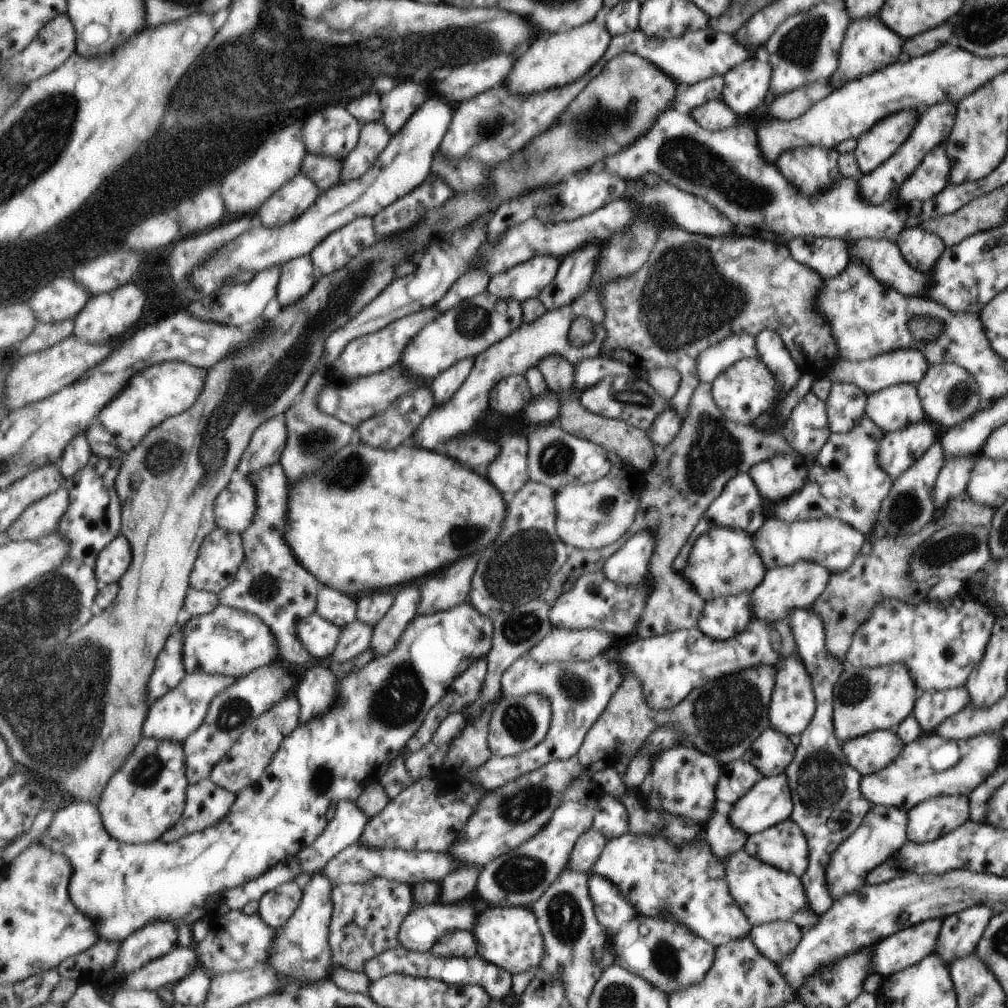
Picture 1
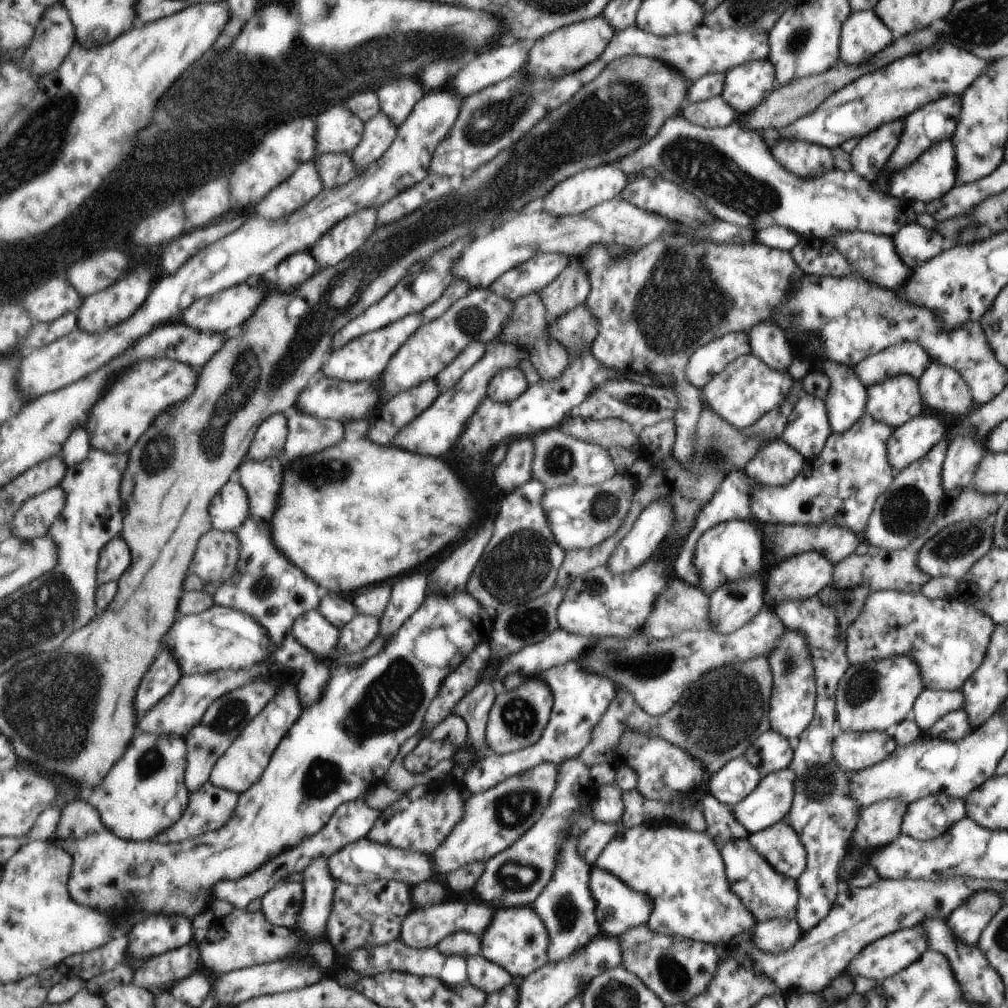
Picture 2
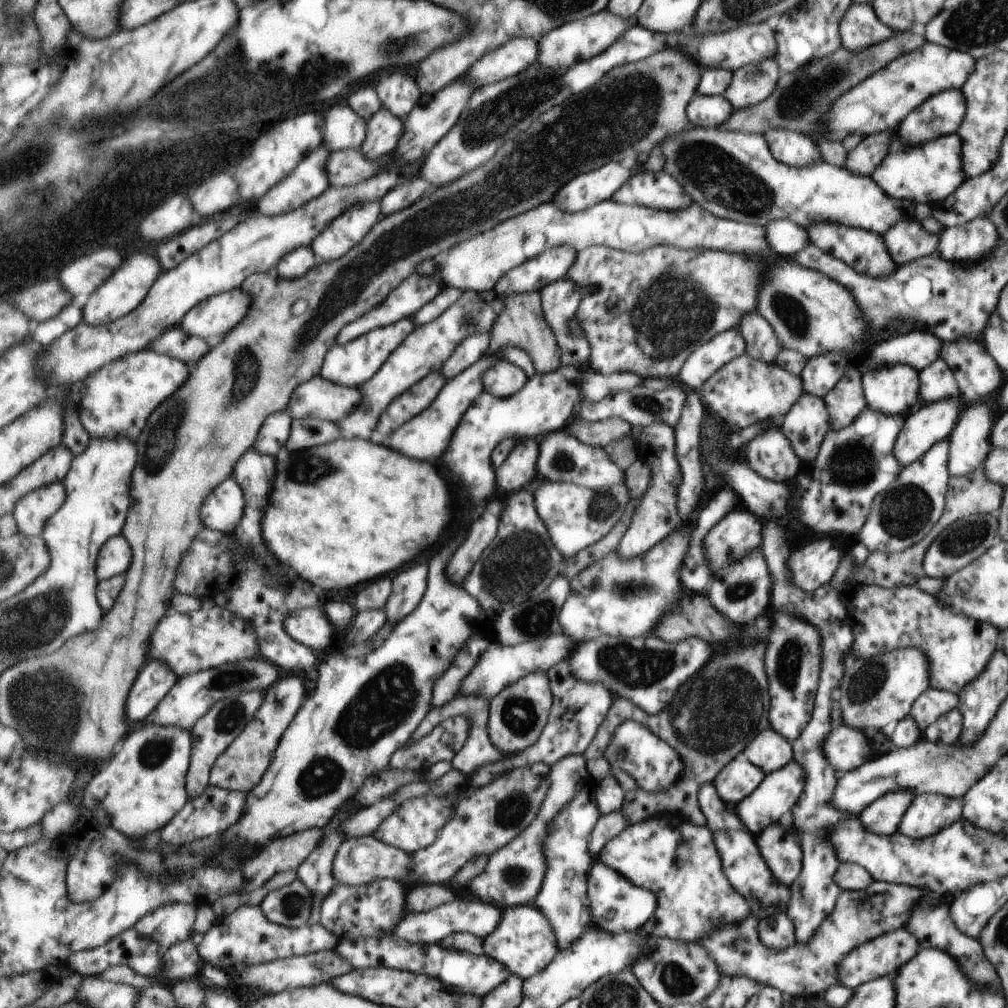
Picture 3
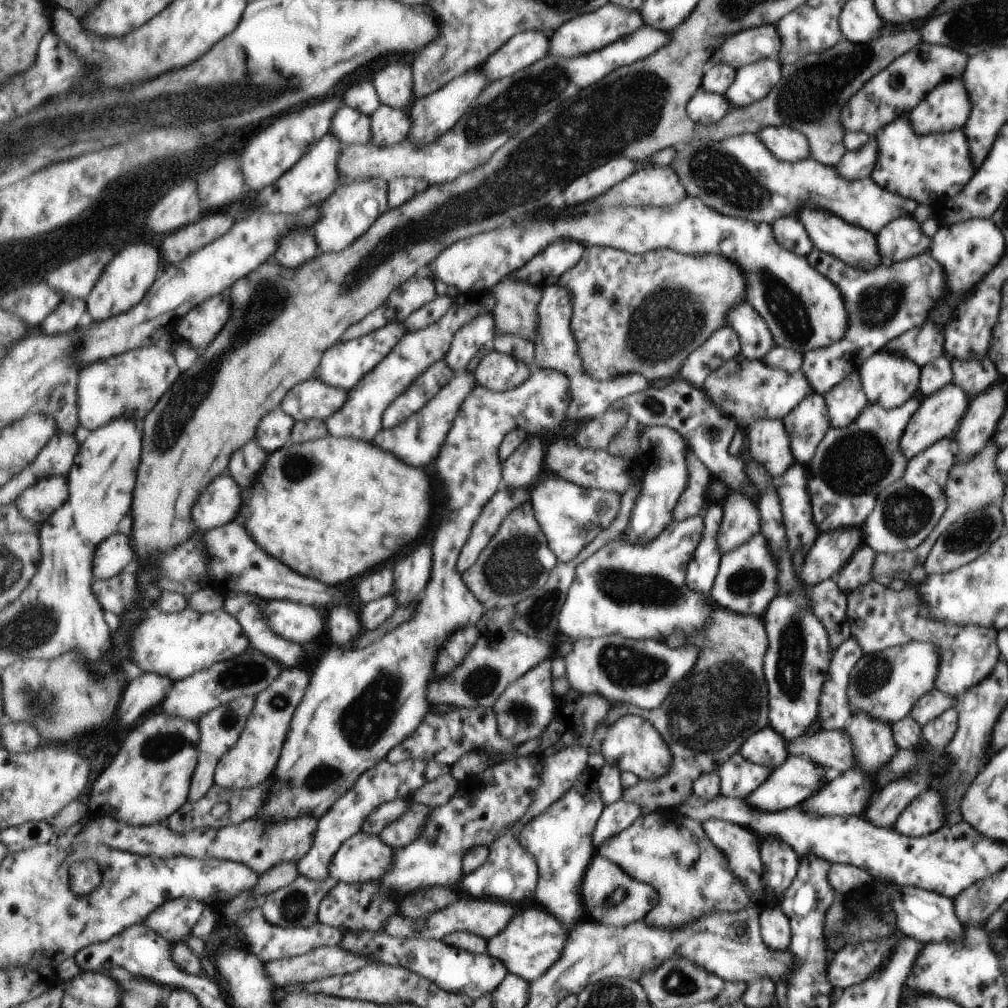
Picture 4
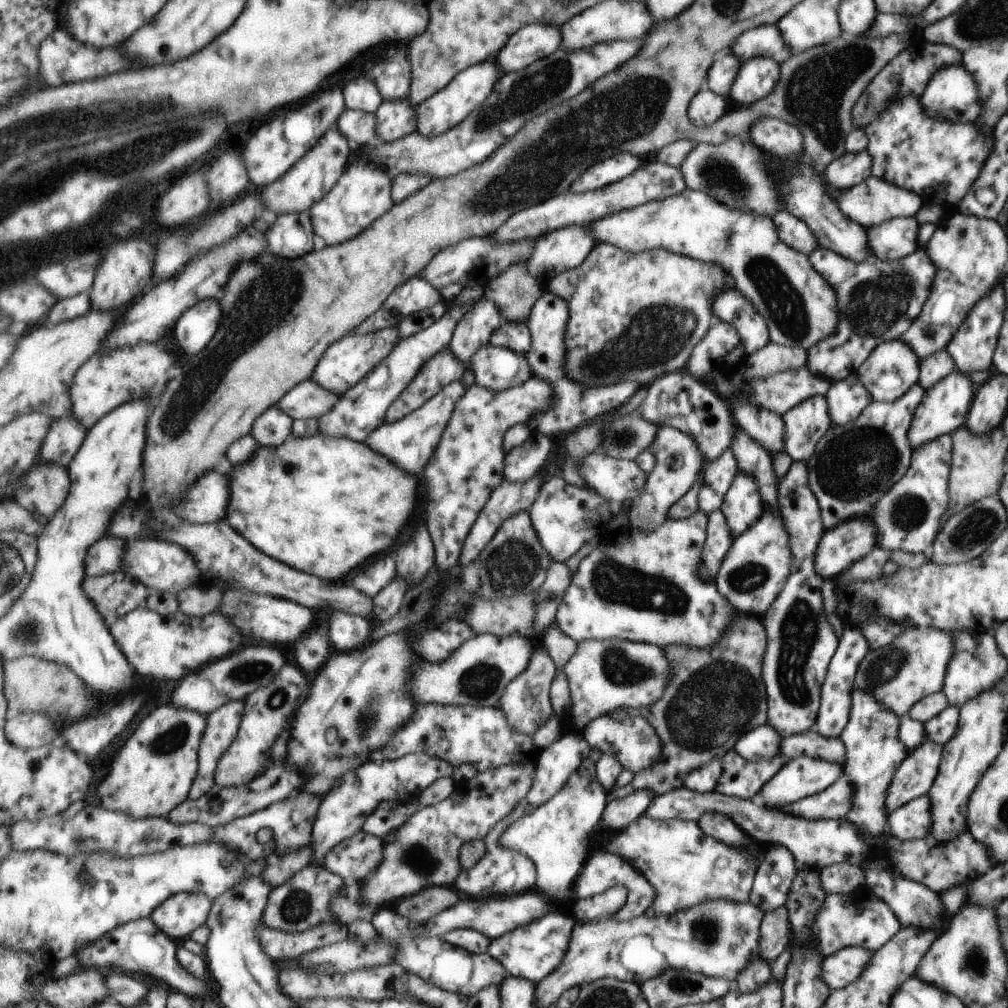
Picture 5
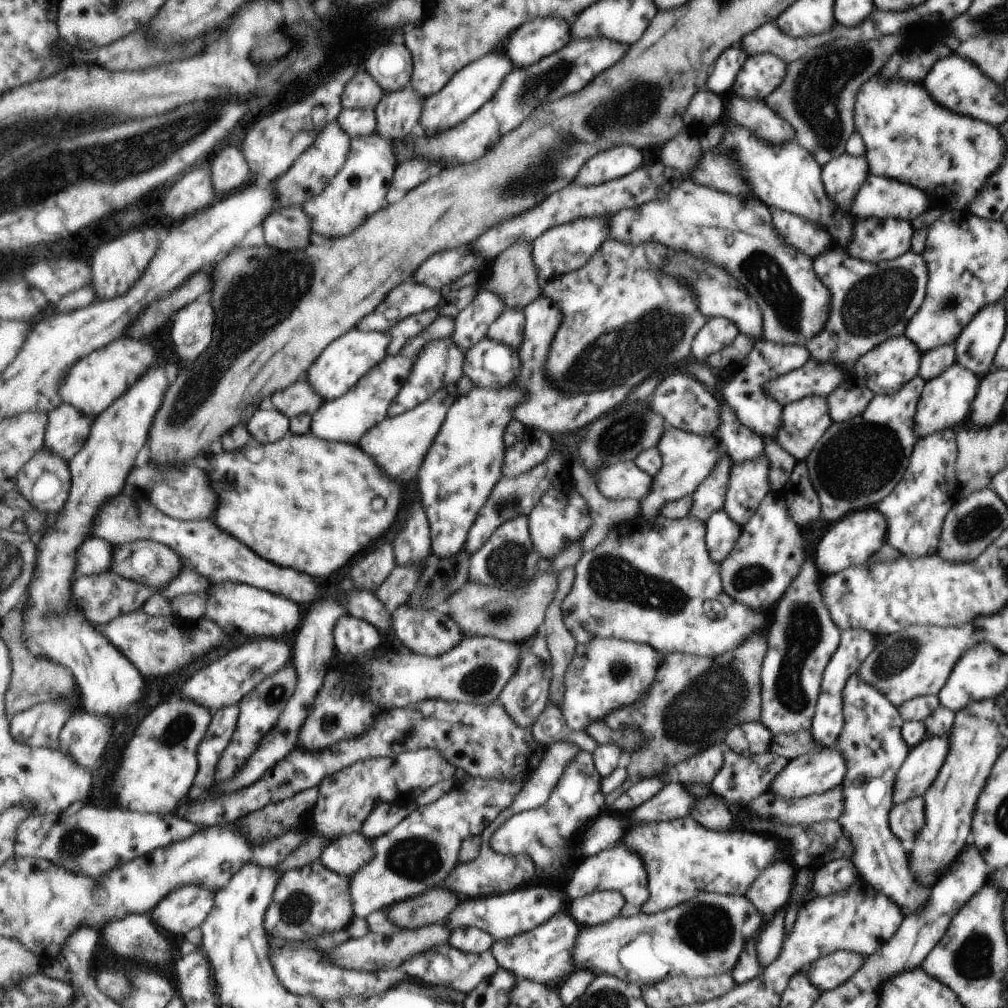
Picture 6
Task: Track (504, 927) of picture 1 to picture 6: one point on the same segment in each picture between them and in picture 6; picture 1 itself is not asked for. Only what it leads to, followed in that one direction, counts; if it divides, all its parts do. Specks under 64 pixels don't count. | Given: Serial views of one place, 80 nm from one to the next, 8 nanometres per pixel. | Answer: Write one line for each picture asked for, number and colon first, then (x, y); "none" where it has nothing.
2: (518, 940)
3: (526, 942)
4: (529, 946)
5: (533, 952)
6: (545, 954)

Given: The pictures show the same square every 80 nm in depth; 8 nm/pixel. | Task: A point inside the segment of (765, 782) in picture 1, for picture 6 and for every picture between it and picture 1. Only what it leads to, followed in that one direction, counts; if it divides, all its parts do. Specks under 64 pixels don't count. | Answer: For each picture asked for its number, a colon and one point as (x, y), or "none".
2: (770, 802)
3: (779, 792)
4: (787, 786)
5: (799, 777)
6: (810, 774)

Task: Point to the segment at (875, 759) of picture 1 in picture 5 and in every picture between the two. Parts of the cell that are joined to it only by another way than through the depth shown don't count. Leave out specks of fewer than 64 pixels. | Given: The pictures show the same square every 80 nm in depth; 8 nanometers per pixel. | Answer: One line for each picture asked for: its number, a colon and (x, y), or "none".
2: (854, 751)
3: (845, 748)
4: (833, 750)
5: (809, 743)

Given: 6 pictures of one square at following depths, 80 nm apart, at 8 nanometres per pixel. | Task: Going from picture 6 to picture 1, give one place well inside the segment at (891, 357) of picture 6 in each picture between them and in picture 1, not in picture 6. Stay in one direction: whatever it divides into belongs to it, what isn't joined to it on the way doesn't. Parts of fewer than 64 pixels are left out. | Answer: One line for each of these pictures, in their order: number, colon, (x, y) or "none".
1: (893, 408)
2: (894, 401)
3: (890, 389)
4: (887, 379)
5: (890, 370)

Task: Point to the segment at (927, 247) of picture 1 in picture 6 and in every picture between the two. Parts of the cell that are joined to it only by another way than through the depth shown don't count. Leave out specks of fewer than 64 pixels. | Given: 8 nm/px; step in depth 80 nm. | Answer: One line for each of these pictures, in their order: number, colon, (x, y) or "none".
2: (914, 245)
3: (906, 241)
4: (902, 239)
5: (892, 240)
6: (874, 240)

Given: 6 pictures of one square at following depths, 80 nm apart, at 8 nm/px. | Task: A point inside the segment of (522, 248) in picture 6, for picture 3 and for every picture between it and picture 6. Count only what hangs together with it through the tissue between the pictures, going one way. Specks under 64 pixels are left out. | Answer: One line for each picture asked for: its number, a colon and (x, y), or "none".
3: (522, 324)
4: (516, 313)
5: (515, 292)

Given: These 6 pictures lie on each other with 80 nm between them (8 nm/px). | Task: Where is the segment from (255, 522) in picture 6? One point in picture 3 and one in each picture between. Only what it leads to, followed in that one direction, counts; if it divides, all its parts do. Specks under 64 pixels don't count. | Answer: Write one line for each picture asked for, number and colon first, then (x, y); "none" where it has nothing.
3: (352, 510)
4: (332, 509)
5: (324, 505)

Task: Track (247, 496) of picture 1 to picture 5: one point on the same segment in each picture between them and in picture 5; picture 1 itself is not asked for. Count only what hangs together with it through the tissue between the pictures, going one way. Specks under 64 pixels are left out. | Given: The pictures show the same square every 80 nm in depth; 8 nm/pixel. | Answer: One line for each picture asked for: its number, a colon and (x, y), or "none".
2: (230, 509)
3: (224, 510)
4: (220, 505)
5: (207, 502)

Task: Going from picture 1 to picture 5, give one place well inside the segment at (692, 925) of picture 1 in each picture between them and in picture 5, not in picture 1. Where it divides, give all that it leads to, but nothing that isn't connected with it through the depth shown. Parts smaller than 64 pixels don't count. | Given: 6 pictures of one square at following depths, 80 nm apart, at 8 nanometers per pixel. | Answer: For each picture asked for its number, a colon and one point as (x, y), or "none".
2: (680, 871)
3: (693, 897)
4: (648, 849)
5: (685, 867)

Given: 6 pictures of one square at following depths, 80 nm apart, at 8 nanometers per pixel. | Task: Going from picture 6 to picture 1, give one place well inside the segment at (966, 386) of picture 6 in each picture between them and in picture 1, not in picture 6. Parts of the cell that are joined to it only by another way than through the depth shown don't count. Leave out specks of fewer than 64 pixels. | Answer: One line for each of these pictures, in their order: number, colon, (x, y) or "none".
1: (902, 448)
2: (914, 439)
3: (925, 427)
4: (937, 418)
5: (945, 407)

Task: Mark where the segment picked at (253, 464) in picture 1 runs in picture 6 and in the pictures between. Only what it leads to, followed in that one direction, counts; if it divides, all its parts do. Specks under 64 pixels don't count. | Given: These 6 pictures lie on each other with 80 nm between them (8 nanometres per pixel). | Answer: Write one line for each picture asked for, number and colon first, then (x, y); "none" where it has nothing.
2: (273, 436)
3: (274, 434)
4: (275, 432)
5: (273, 428)
6: (268, 426)

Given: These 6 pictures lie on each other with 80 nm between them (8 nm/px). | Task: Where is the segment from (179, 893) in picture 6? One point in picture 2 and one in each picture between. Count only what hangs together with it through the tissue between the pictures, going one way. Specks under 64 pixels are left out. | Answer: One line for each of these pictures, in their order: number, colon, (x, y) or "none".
2: (159, 934)
3: (172, 924)
4: (174, 920)
5: (179, 916)

